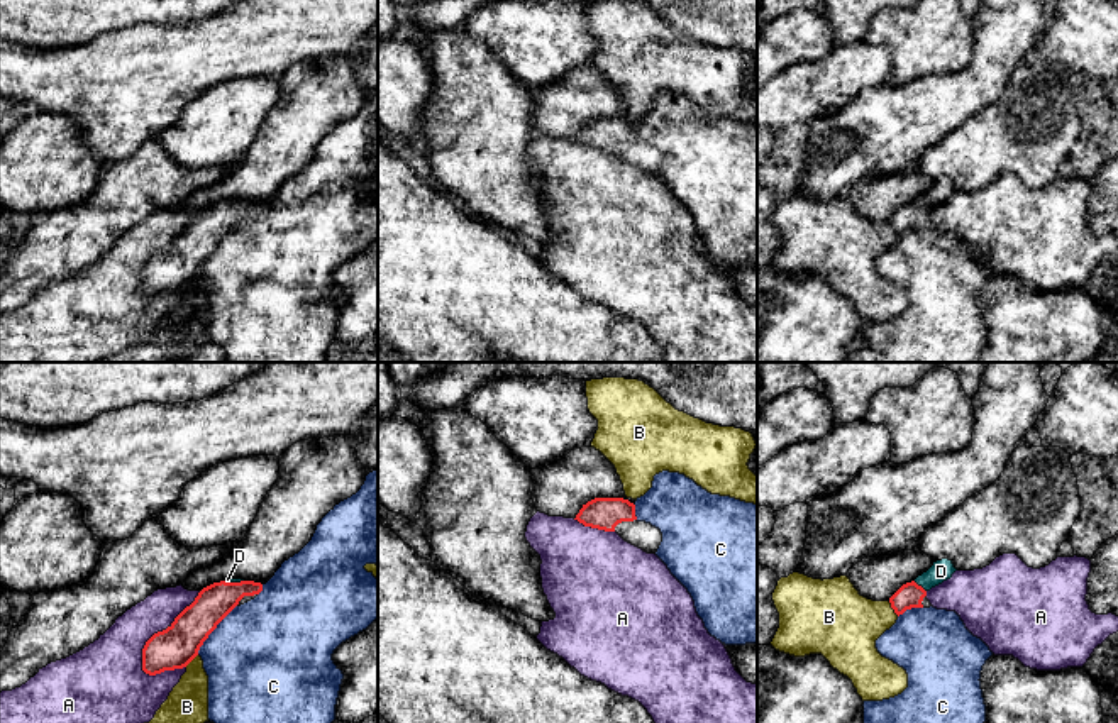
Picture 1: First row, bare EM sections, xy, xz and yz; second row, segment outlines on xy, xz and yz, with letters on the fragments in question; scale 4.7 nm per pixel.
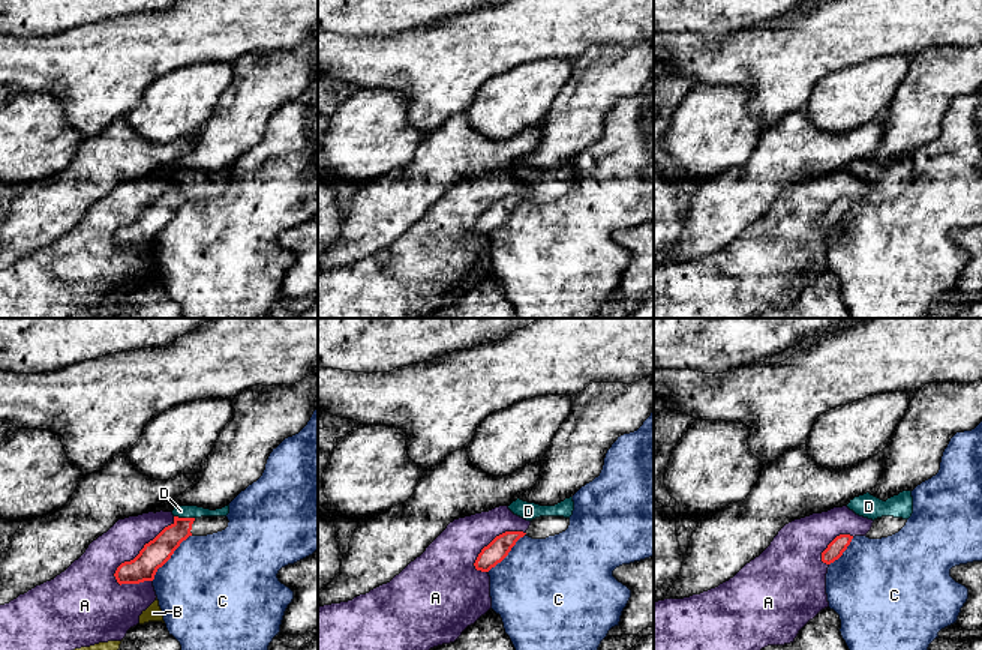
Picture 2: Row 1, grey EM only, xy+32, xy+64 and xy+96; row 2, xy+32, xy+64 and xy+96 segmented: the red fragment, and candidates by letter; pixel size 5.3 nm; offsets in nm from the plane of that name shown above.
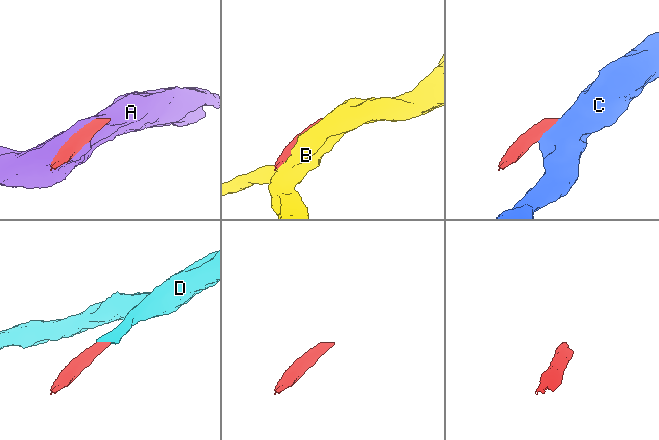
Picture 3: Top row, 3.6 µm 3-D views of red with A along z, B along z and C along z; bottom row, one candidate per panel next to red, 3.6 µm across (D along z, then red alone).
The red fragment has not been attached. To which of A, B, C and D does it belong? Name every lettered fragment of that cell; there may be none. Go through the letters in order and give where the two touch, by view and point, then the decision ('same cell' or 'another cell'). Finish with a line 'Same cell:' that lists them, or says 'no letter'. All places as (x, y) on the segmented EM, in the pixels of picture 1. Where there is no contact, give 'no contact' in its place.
A: contact xy (158, 632); another cell
B: contact yz (891, 607); another cell
C: contact xy (214, 629); another cell
D: contact yz (920, 586); same cell
Same cell: D

